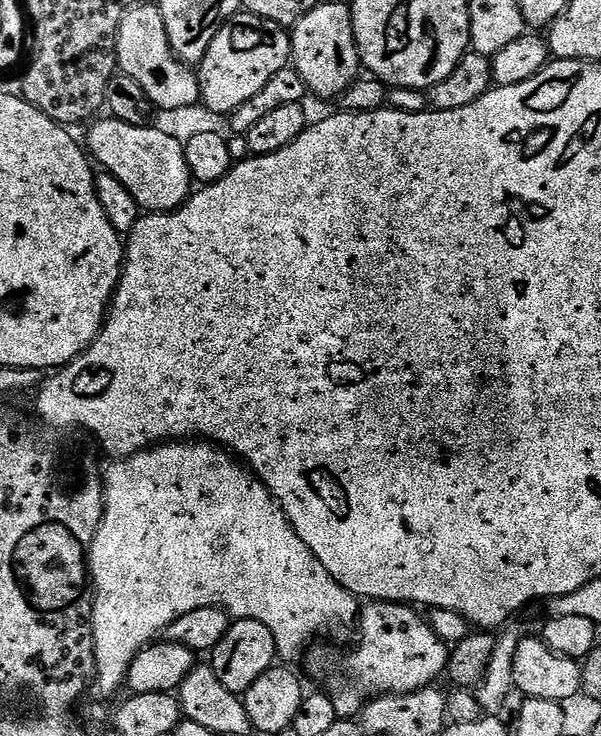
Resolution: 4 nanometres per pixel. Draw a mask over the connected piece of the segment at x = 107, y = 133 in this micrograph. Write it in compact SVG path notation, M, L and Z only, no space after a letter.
M115 118L107 119L97 119L87 129L86 148L94 160L96 155L95 163L100 163L99 167L103 171L118 178L118 182L122 182L122 186L130 190L130 194L145 213L173 212L179 208L194 188L181 137L171 136L160 128L152 128L153 126L139 128Z

